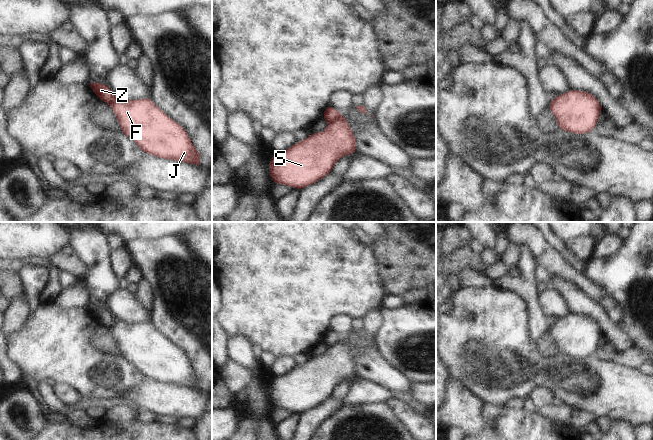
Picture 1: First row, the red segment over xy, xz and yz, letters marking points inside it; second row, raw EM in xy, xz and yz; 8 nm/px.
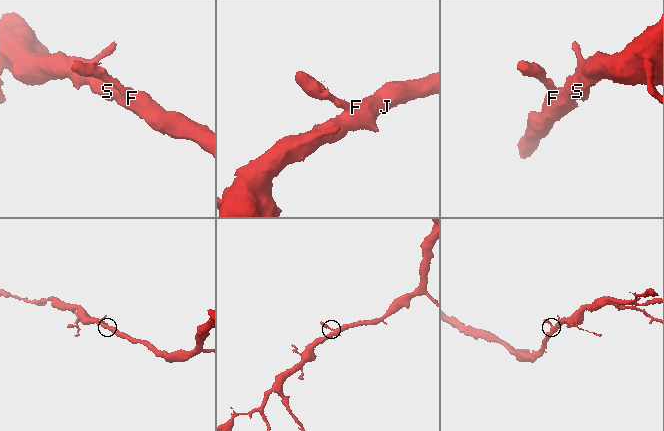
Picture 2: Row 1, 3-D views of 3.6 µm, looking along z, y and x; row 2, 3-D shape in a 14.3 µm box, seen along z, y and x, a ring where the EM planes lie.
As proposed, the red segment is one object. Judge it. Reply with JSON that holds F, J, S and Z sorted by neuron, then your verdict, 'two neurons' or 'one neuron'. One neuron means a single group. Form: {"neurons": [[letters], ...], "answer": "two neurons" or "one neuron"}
{"neurons": [["F", "J", "S"], ["Z"]], "answer": "two neurons"}

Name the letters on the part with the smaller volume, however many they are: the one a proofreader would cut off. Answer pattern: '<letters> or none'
Z

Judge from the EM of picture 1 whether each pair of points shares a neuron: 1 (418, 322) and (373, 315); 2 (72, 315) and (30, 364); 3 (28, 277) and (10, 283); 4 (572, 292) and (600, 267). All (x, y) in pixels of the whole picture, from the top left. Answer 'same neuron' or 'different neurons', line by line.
1: different neurons
2: same neuron
3: different neurons
4: different neurons

